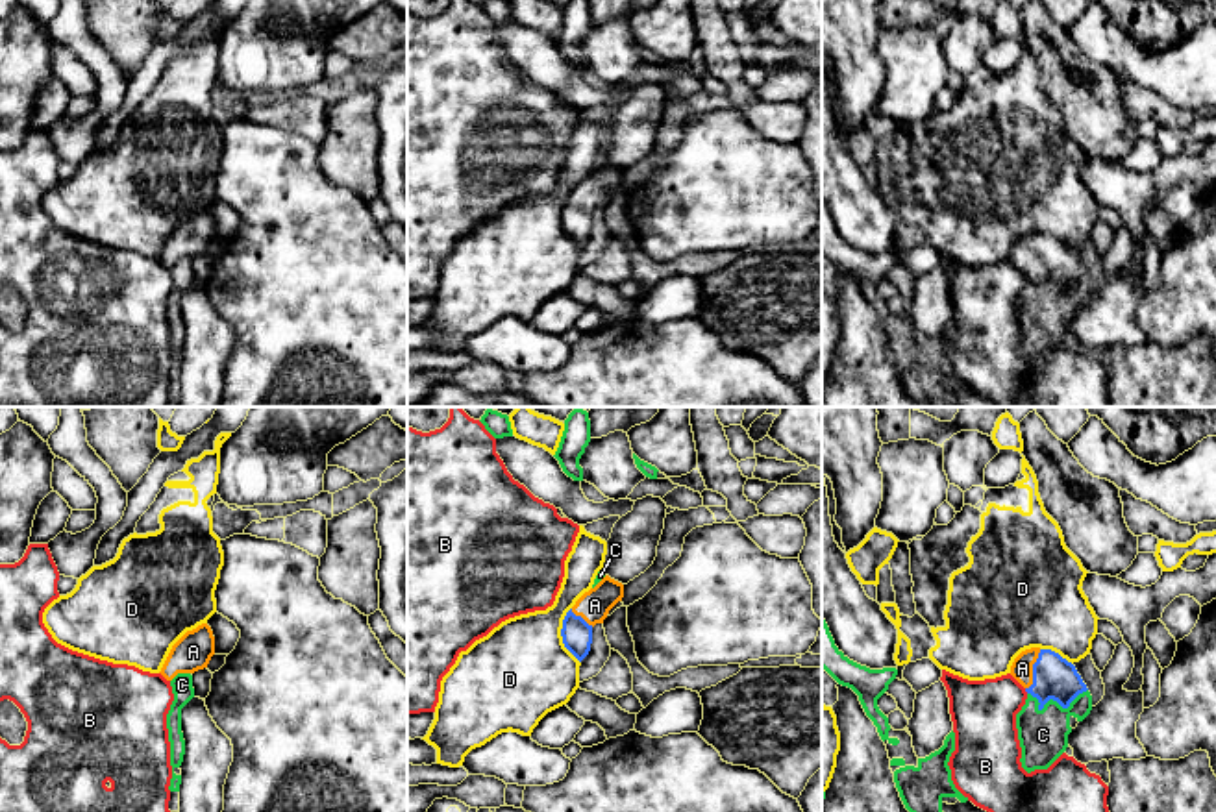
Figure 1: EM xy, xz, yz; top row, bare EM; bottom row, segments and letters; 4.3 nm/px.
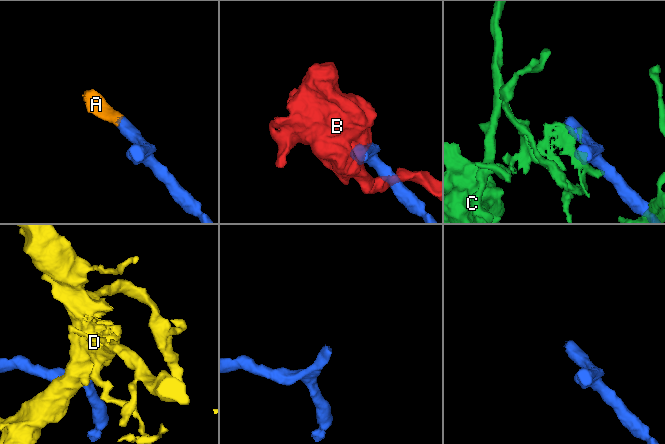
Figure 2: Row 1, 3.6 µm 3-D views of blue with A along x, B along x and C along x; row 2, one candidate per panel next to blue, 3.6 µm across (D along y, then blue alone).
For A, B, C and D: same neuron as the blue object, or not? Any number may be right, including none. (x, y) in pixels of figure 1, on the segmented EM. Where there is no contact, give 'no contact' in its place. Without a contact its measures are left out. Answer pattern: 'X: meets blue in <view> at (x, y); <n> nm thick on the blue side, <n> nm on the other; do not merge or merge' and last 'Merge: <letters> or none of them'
A: meets blue in yz at (1033, 670); 190 nm thick on the blue side, 100 nm on the other; merge
B: meets blue in yz at (1026, 690); 190 nm thick on the blue side, 280 nm on the other; do not merge
C: meets blue in yz at (1057, 701); 190 nm thick on the blue side, 220 nm on the other; do not merge
D: meets blue in xz at (561, 635); 130 nm thick on the blue side, 440 nm on the other; do not merge
Merge: A

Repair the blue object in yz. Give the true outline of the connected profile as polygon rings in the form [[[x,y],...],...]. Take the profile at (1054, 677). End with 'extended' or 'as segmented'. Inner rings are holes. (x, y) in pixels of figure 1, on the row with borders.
[[[1051,649],[1022,651],[1011,666],[1011,675],[1038,699],[1038,710],[1049,699],[1068,708],[1079,694],[1088,690],[1075,666]]]; extended

